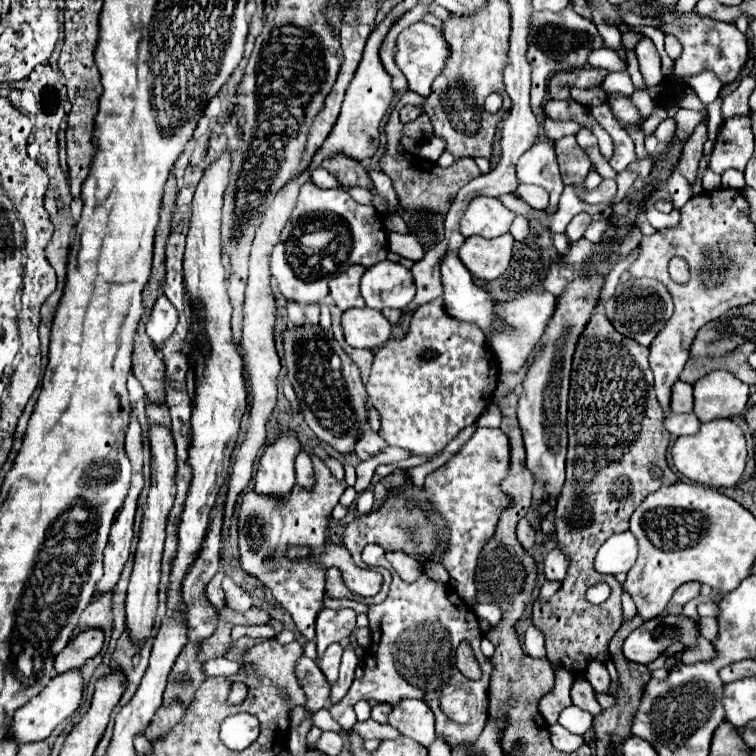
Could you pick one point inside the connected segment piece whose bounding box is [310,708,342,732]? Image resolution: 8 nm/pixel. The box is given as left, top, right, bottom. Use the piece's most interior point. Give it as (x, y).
(321, 719)

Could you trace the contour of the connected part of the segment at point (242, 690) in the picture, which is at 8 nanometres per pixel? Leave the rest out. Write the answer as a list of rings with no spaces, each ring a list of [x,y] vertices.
[[[234,682],[234,684],[232,684],[232,690],[230,690],[230,694],[228,694],[228,704],[236,706],[236,704],[244,702],[244,698],[246,698],[246,686],[240,684],[240,682]]]

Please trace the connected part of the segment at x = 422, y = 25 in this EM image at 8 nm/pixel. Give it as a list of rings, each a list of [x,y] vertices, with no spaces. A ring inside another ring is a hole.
[[[418,22],[410,28],[406,28],[400,36],[398,36],[398,44],[396,44],[396,64],[400,66],[400,70],[404,72],[406,80],[408,80],[408,88],[420,96],[428,96],[432,90],[432,82],[444,72],[446,62],[450,56],[450,44],[444,38],[444,32],[432,24],[426,22]]]

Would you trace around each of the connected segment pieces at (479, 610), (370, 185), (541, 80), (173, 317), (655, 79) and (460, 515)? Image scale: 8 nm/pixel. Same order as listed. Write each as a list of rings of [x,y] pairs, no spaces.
[[[478,604],[476,606],[476,614],[484,620],[488,620],[492,626],[496,626],[500,622],[500,608],[496,604]]]
[[[344,154],[324,160],[322,168],[326,168],[344,188],[360,186],[366,190],[374,190],[374,182],[370,180],[366,168],[360,162],[352,162],[352,158],[344,158]]]
[[[570,8],[560,12],[534,12],[532,14],[532,42],[528,48],[528,58],[532,62],[532,110],[534,114],[542,110],[542,98],[546,88],[546,76],[558,70],[574,70],[588,66],[588,56],[592,50],[604,48],[604,38],[600,36],[596,24]]]
[[[160,294],[152,308],[152,316],[146,324],[146,332],[148,332],[150,340],[154,344],[162,344],[174,332],[176,324],[178,324],[176,308],[170,304],[170,300],[164,294]]]
[[[650,38],[638,42],[636,46],[636,54],[638,54],[638,64],[640,64],[640,72],[644,76],[646,86],[656,86],[664,80],[662,70],[660,70],[660,56],[652,44]]]
[[[476,428],[472,438],[460,448],[460,452],[454,454],[448,464],[428,474],[424,482],[430,502],[442,514],[450,530],[448,550],[442,556],[442,564],[448,574],[458,580],[456,592],[466,604],[472,604],[476,598],[474,568],[478,562],[478,550],[482,550],[484,542],[494,534],[500,510],[504,510],[506,506],[506,498],[500,494],[500,490],[496,490],[496,486],[508,472],[508,454],[510,444],[502,430]]]

